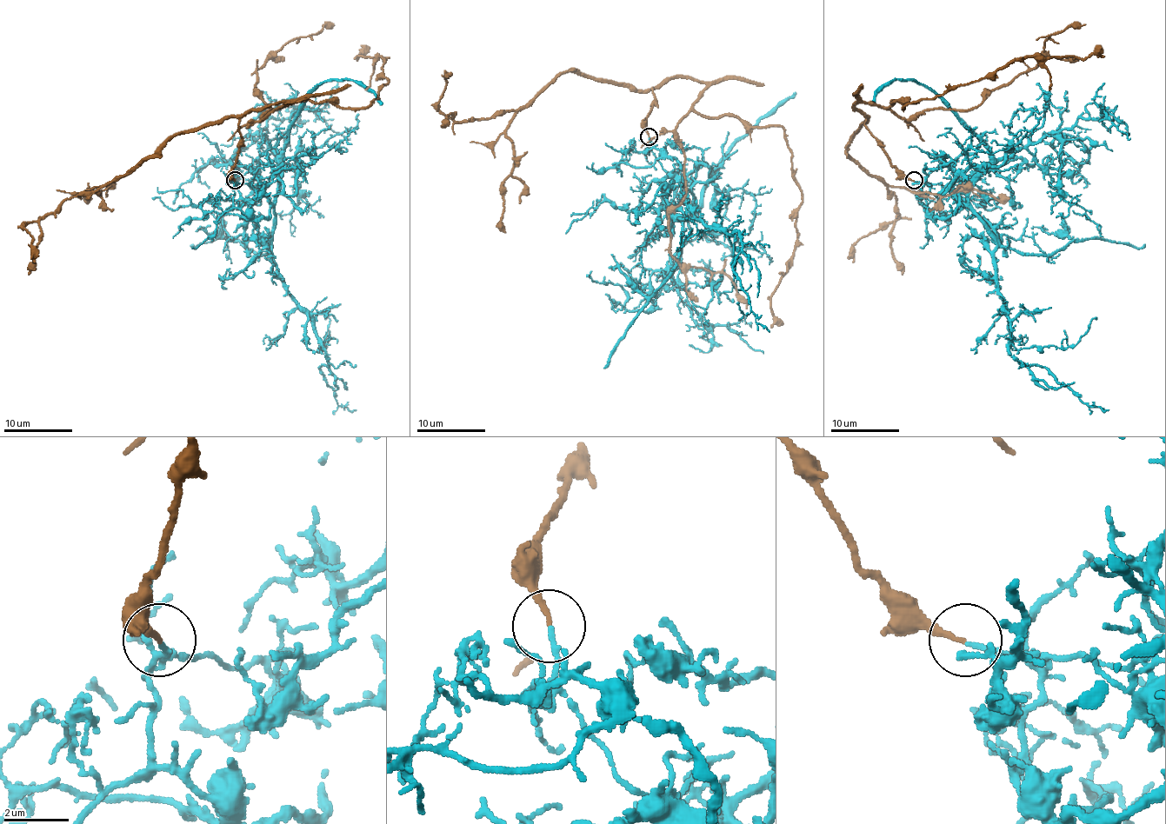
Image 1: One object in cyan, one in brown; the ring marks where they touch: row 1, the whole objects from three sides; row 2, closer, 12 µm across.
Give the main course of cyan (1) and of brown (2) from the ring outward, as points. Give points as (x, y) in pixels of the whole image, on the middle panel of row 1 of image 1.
1: (649, 137), (652, 155), (685, 187), (685, 218), (738, 234), (742, 248), (733, 271), (756, 322), (769, 332)
2: (649, 137), (652, 87), (671, 78), (706, 85), (702, 115), (783, 129), (802, 197), (771, 295), (783, 323)

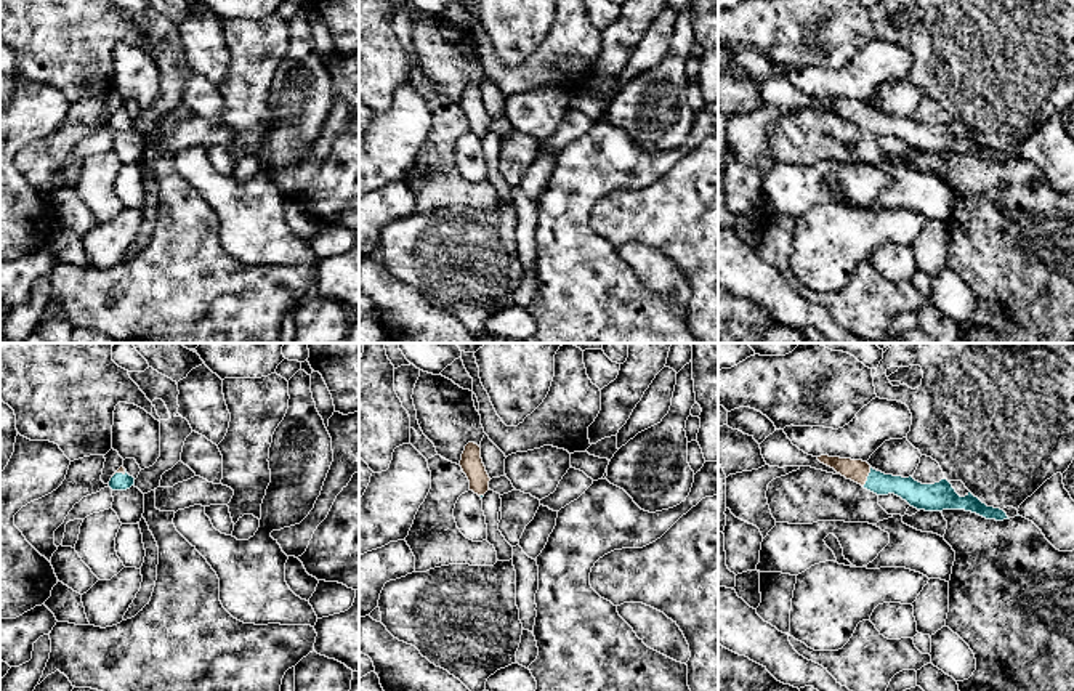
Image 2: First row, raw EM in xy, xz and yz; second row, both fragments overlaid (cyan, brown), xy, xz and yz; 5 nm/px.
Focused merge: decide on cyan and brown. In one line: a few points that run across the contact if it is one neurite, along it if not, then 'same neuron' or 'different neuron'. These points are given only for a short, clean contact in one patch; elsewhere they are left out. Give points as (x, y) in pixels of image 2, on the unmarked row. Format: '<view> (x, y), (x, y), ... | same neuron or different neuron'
different neuron

